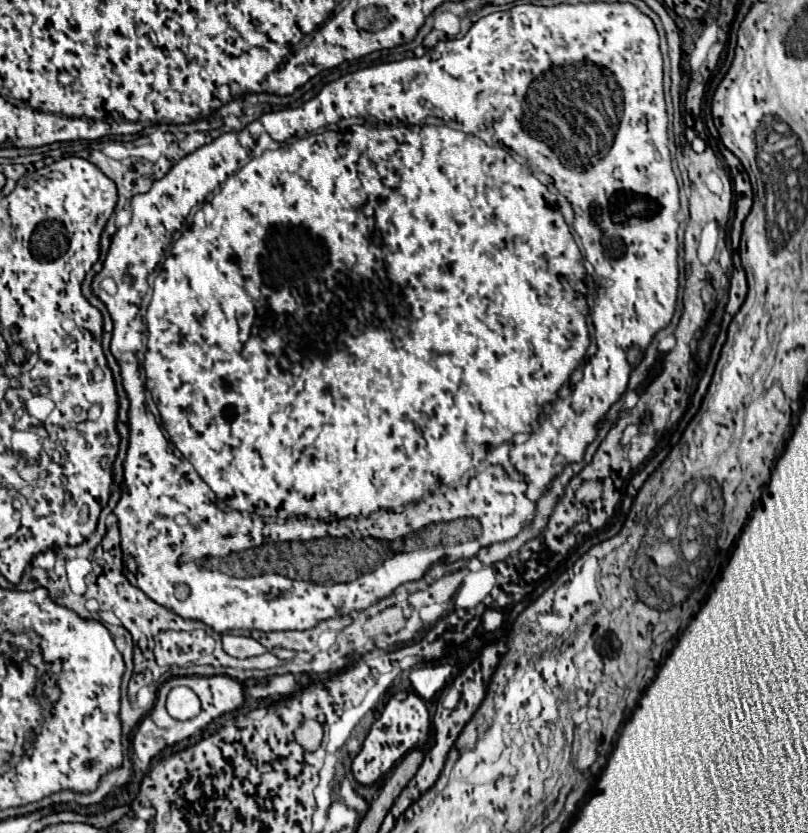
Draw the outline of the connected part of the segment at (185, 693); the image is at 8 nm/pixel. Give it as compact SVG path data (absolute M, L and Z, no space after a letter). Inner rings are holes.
M175 686L167 696L167 712L177 720L189 720L201 712L201 702L187 686Z

